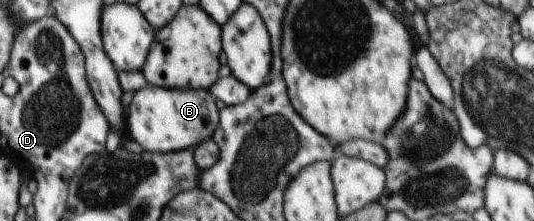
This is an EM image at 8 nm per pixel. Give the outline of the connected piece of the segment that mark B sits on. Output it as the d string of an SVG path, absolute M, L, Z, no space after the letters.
M147 84L135 92L127 113L129 135L147 151L179 152L209 139L218 126L219 110L210 90L182 90Z

